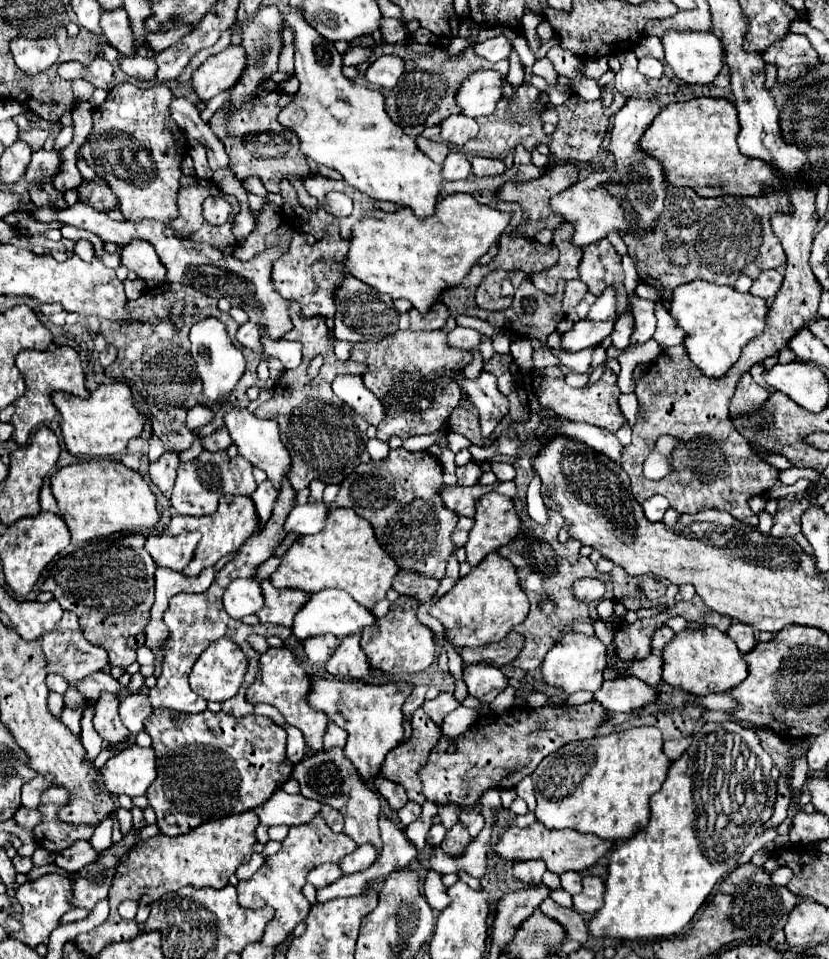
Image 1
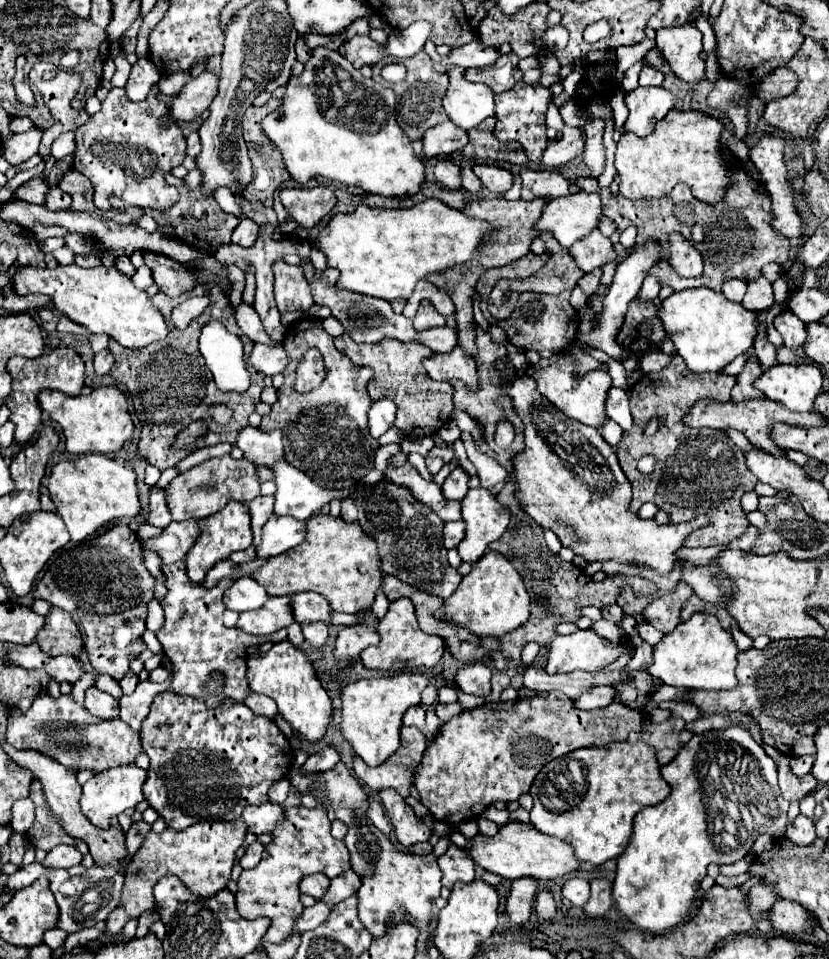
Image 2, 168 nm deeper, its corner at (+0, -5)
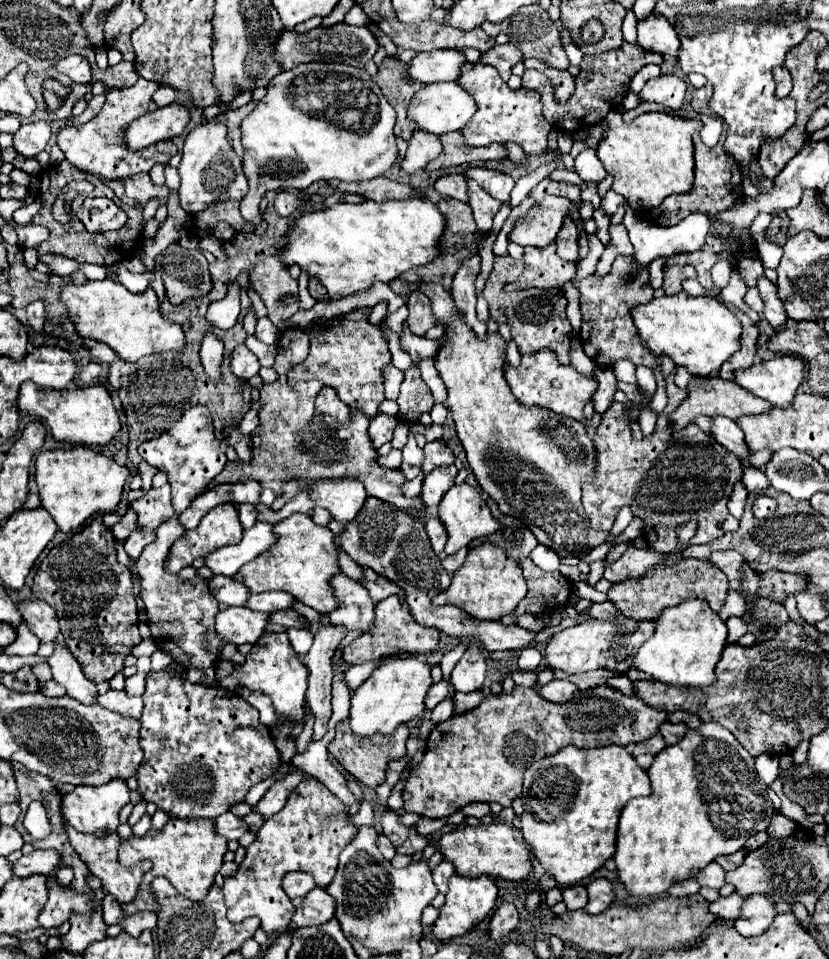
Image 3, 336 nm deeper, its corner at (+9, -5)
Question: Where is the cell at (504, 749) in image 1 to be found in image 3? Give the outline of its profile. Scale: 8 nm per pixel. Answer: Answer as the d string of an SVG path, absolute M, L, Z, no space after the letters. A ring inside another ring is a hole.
M606 684L582 690L582 694L572 696L572 700L568 700L566 704L544 702L544 698L540 698L532 688L516 686L512 694L486 698L474 710L460 716L452 716L446 722L434 726L426 744L424 760L410 772L406 780L402 794L404 810L428 818L446 818L454 814L458 808L472 802L498 802L500 806L510 806L512 800L520 796L522 776L532 762L552 756L566 746L600 748L610 744L628 746L630 742L644 742L652 738L658 732L660 724L664 724L666 720L666 710L648 706L642 698L626 696L620 690Z

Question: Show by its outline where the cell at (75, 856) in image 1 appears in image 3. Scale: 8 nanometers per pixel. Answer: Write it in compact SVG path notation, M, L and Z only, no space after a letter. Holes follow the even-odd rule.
M34 850L32 854L22 856L18 862L12 864L12 874L18 878L26 878L32 874L48 876L50 872L56 870L56 864L58 864L56 850Z

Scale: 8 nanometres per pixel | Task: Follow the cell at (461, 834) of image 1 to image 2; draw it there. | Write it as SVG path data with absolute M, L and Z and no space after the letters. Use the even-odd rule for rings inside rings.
M453 842L449 844L447 852L437 858L437 862L439 862L439 868L443 872L441 884L447 886L449 890L457 882L470 883L475 880L475 862L471 860L471 856L463 848L455 846Z

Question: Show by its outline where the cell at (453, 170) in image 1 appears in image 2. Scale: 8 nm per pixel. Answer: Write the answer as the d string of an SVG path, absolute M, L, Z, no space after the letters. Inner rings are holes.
M461 166L461 186L463 186L463 190L467 190L467 192L471 192L471 194L477 194L481 188L483 188L483 184L481 184L481 180L473 174L473 170L471 170L471 166Z

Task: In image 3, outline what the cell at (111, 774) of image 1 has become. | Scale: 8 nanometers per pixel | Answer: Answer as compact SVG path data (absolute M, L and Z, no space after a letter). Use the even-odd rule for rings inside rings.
M108 782L108 786L76 786L70 794L62 796L62 820L66 826L72 826L78 832L96 832L102 828L116 830L118 828L118 812L130 802L130 790L126 782Z

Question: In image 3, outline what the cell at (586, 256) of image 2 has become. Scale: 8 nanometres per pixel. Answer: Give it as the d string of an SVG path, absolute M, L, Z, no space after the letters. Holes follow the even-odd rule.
M566 216L564 224L556 236L556 246L558 246L558 256L570 262L576 262L578 258L578 226Z

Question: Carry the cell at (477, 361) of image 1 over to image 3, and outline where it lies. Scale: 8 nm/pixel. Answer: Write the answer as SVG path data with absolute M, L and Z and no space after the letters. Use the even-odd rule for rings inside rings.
M442 198L436 206L438 206L440 214L442 214L444 220L446 220L446 228L444 228L444 234L440 236L440 244L438 244L440 256L438 256L438 260L430 262L430 264L424 266L424 268L414 268L414 270L404 272L402 278L406 278L408 282L440 282L444 288L450 288L458 266L464 262L466 256L478 254L478 242L480 242L482 238L486 238L488 234L480 234L480 232L478 232L476 222L474 222L474 218L472 218L472 210L470 210L468 204L458 202L458 200L454 200L454 198Z

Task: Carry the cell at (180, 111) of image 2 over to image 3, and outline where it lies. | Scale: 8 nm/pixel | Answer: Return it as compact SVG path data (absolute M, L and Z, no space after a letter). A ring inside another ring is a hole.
M170 104L166 108L156 108L140 118L136 118L124 132L124 144L128 150L144 150L162 140L172 140L180 136L188 126L190 114L184 106Z

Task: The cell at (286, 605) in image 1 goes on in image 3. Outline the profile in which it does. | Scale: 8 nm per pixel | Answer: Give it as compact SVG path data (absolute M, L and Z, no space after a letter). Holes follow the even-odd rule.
M244 606L226 608L216 614L216 634L234 646L256 644L264 634L268 624L268 614L248 610Z

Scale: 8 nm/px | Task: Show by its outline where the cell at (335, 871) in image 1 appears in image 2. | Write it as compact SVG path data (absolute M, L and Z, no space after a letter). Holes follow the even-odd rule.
M313 874L313 876L305 876L303 880L301 880L301 884L299 884L299 888L301 888L301 892L303 894L309 894L309 896L313 896L313 898L323 898L325 894L327 894L327 890L329 890L329 878L325 876L325 874Z

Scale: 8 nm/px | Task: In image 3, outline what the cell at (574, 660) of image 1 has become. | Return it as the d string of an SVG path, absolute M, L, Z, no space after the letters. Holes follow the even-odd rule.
M618 616L616 620L584 620L576 626L564 628L552 636L546 646L546 662L554 670L562 670L568 674L588 672L596 668L606 668L612 672L628 672L634 666L634 656L638 648L654 634L656 624L652 620L634 620L626 616Z

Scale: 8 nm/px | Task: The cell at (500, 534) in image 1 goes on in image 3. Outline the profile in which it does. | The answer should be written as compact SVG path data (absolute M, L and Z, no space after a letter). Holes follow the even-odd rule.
M454 484L448 490L448 494L444 494L444 498L440 500L440 506L438 506L438 518L448 532L448 542L444 548L446 554L454 554L462 546L468 546L474 538L488 536L498 530L498 520L490 514L490 508L486 506L482 494L470 484Z

